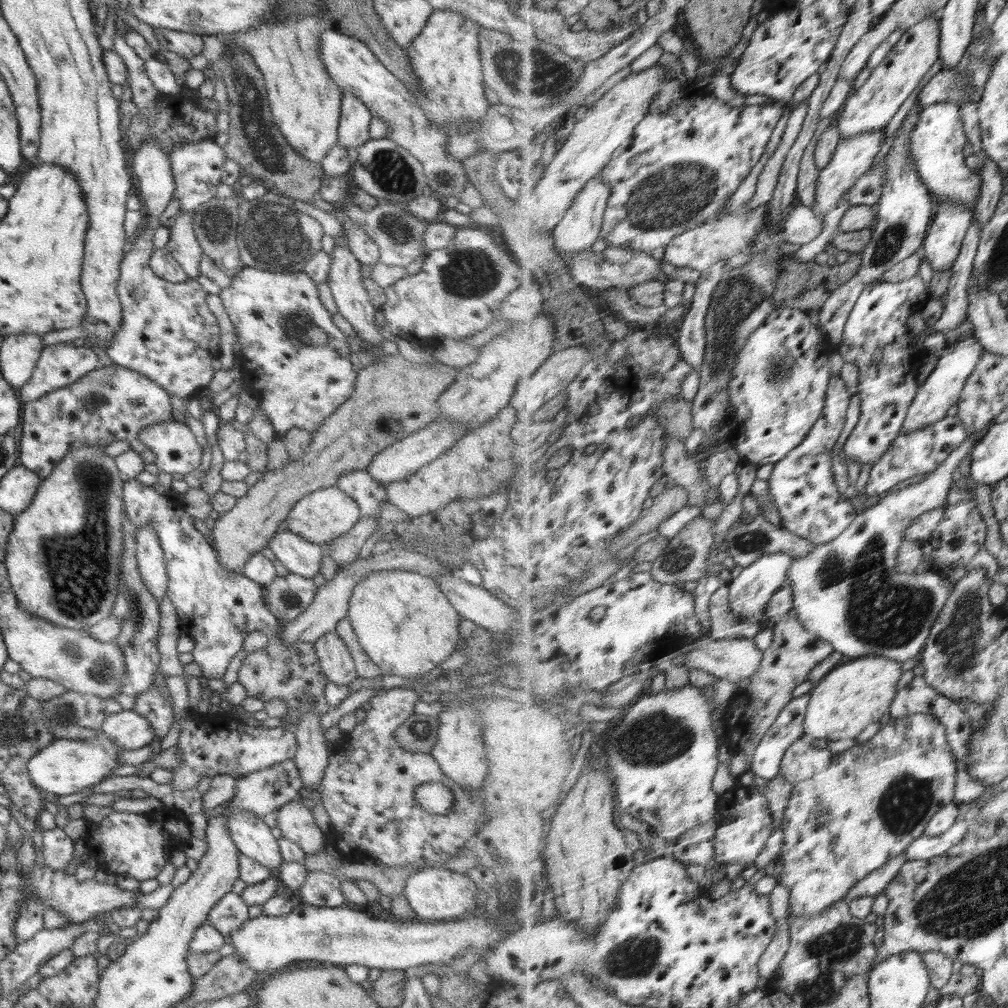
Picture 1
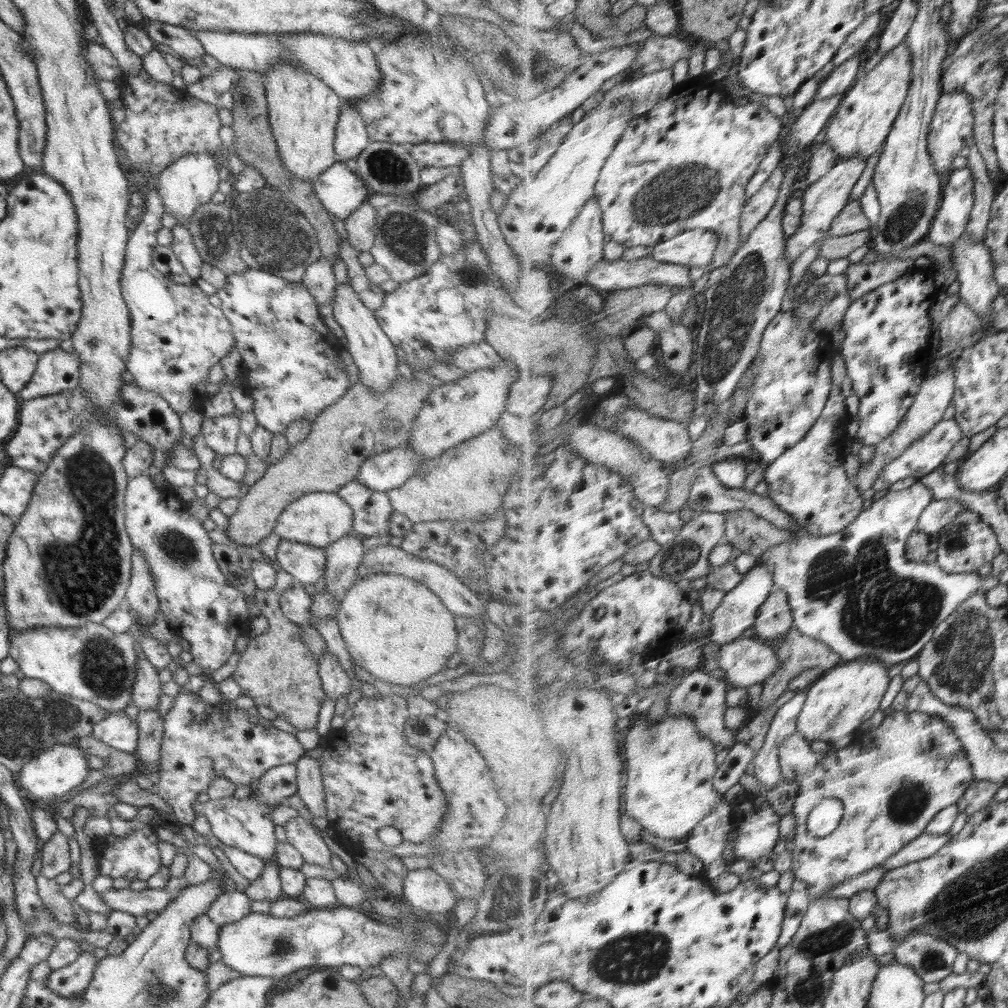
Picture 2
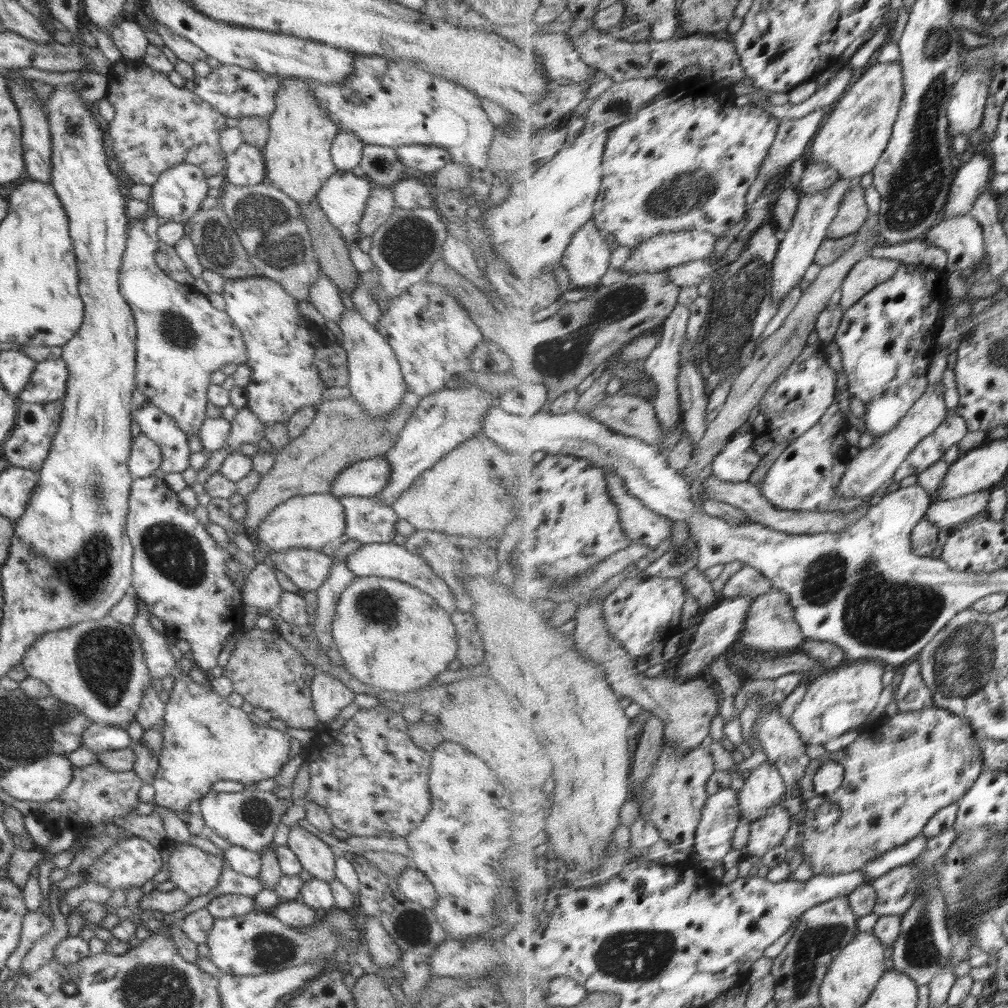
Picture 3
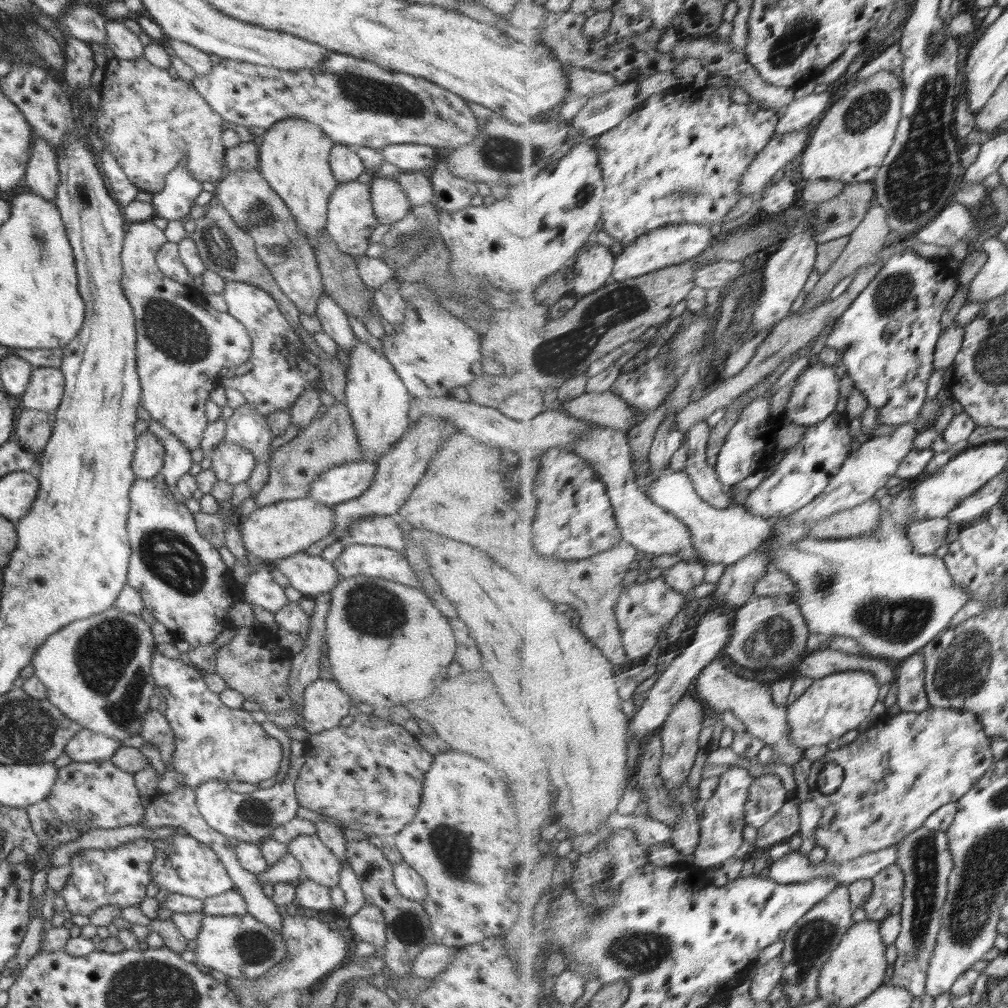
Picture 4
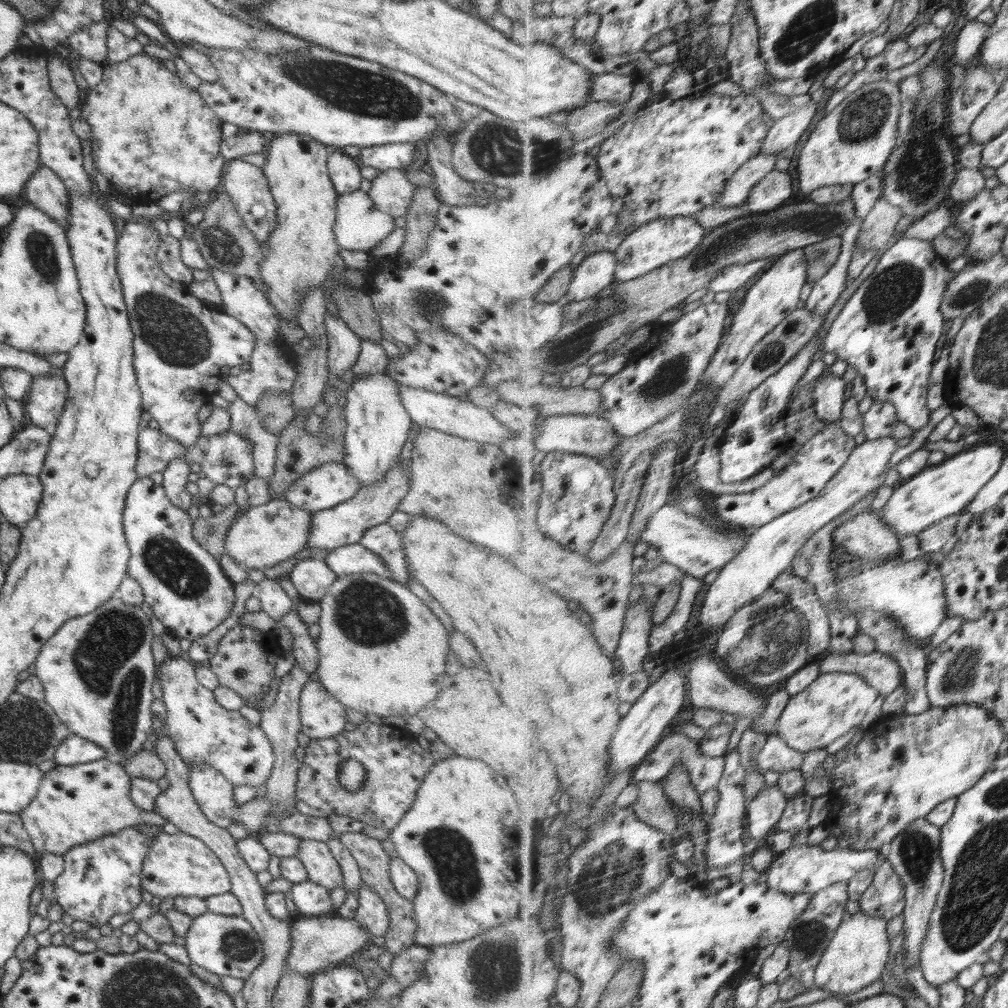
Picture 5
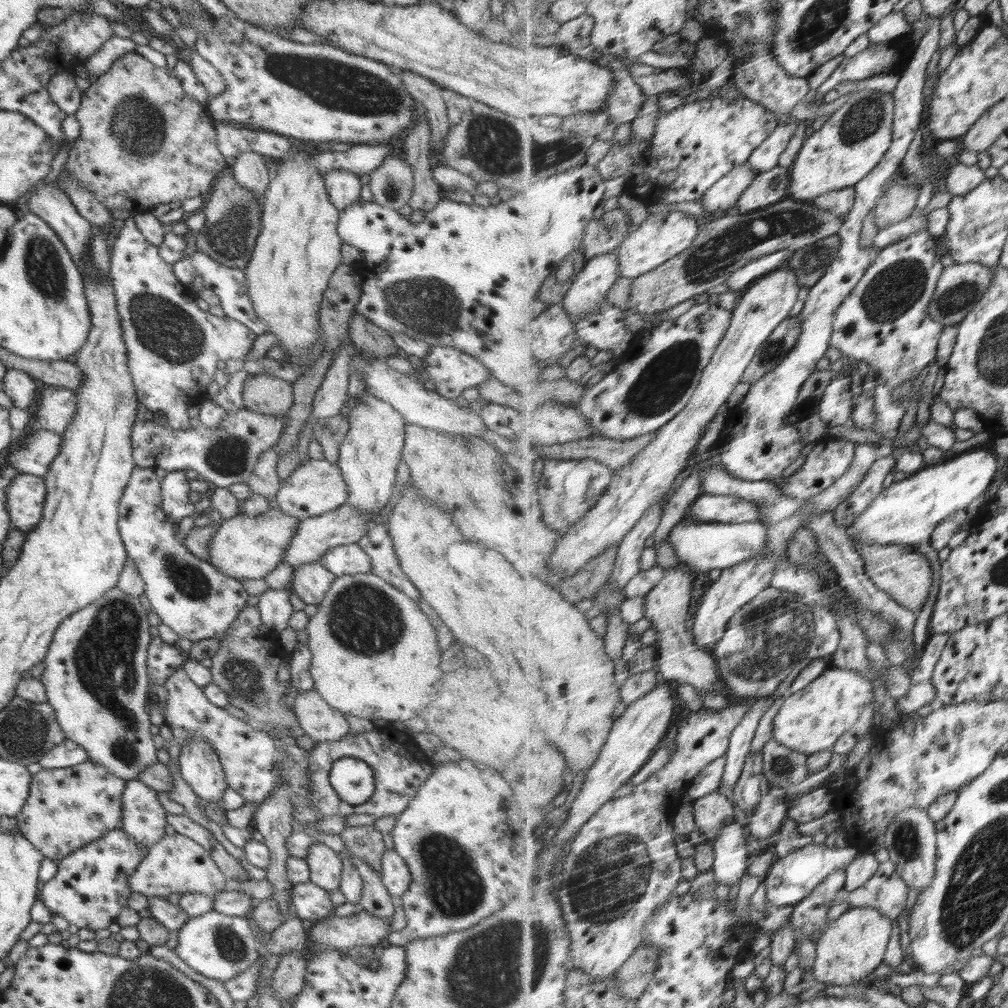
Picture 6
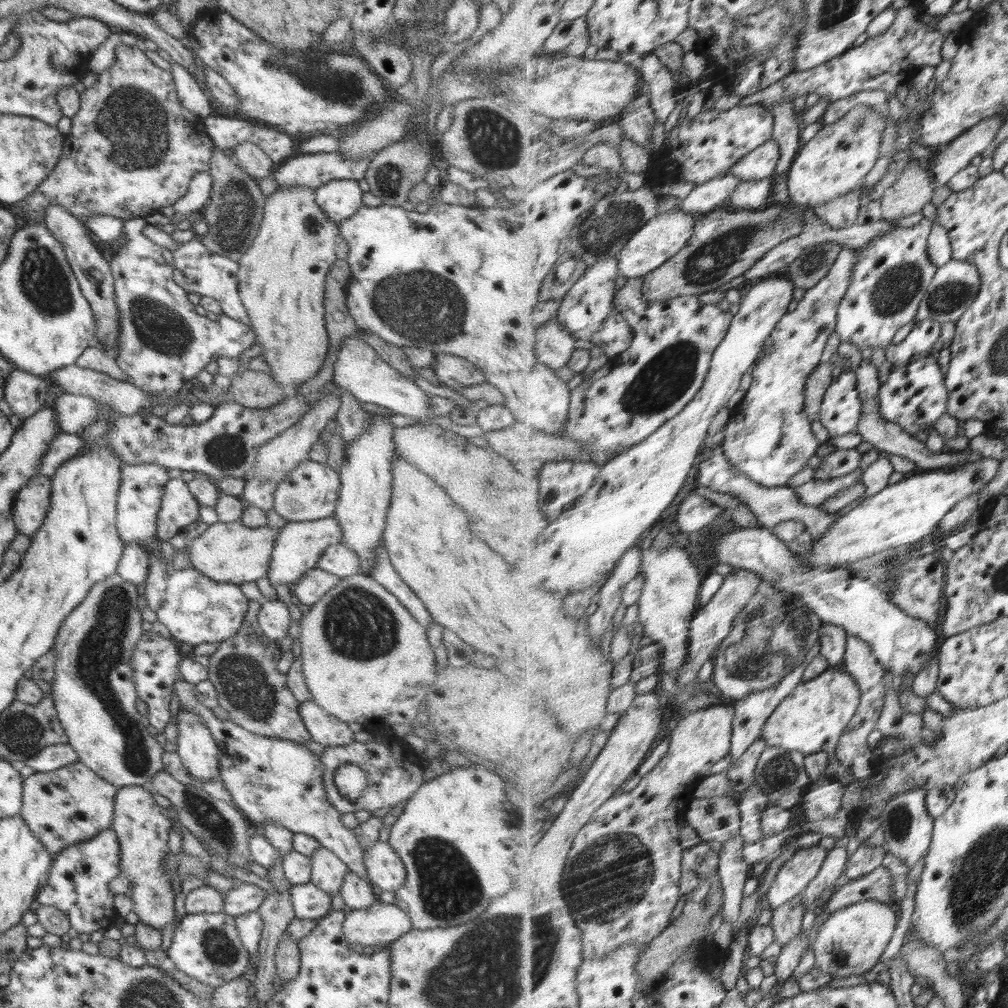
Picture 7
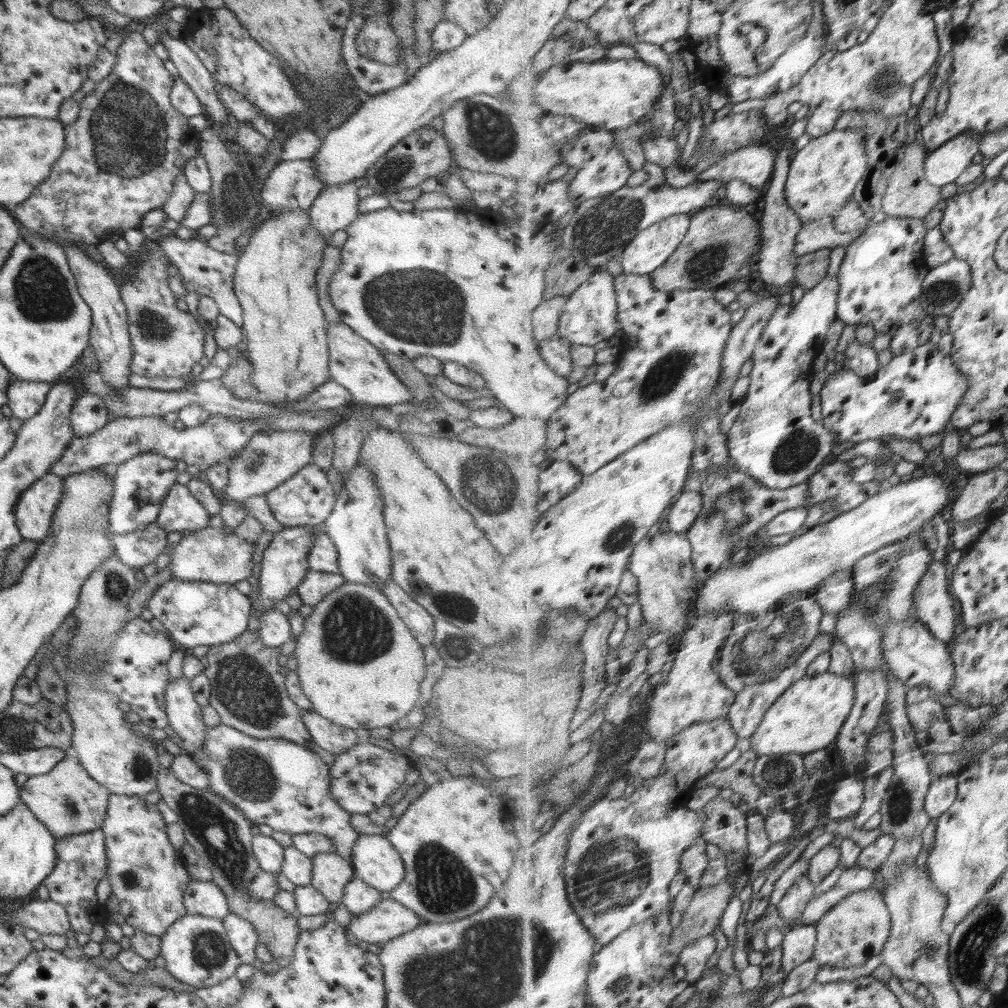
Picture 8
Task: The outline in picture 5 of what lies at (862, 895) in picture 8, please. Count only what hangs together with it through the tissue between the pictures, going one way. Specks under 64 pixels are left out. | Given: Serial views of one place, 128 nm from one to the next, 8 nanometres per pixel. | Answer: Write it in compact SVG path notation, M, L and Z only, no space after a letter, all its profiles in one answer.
M860 910L854 915L848 916L839 928L827 954L823 956L823 962L816 971L816 986L833 992L836 997L850 996L853 992L859 992L872 984L879 982L882 974L888 968L890 962L890 921L885 915L870 916Z

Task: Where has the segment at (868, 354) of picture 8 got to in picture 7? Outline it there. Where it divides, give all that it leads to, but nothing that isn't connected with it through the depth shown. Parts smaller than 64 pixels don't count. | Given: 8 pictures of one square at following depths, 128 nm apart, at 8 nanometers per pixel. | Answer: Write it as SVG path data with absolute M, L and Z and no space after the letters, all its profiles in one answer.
M862 360L858 369L859 377L859 396L864 402L863 417L861 418L857 433L861 434L866 442L870 442L878 451L885 451L889 454L905 456L914 459L920 468L924 470L935 470L944 468L954 468L960 465L971 463L975 460L983 459L983 454L976 450L966 449L958 452L934 452L930 450L927 443L918 441L915 435L906 432L904 427L893 423L891 420L883 417L883 412L880 410L880 397L883 382L880 380L880 368L876 364L872 364L870 360Z

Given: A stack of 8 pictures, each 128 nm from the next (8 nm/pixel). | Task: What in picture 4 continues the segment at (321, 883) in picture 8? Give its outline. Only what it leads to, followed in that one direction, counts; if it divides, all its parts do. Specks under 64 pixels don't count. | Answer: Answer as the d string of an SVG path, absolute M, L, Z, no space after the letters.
M316 835L296 836L287 847L288 853L300 862L306 878L328 888L338 886L340 860Z

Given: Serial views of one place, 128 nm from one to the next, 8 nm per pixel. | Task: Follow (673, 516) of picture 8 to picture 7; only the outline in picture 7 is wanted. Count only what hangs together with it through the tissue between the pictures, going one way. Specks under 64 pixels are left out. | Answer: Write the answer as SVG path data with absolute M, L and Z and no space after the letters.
M689 490L680 500L678 525L682 532L695 536L706 526L716 522L726 511L712 500Z

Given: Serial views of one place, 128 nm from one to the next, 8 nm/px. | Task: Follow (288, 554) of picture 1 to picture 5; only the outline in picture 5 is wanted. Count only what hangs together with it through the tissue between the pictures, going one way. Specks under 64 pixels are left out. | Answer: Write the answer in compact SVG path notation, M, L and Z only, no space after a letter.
M305 558L300 559L287 578L293 582L300 596L320 601L337 576L322 558Z

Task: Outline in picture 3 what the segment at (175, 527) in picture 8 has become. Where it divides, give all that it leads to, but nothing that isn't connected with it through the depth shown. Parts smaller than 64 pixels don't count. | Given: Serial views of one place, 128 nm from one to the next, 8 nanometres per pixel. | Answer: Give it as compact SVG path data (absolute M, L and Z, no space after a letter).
M147 400L141 408L133 410L132 419L140 426L142 434L162 448L159 466L162 472L182 473L190 467L188 436L171 416Z

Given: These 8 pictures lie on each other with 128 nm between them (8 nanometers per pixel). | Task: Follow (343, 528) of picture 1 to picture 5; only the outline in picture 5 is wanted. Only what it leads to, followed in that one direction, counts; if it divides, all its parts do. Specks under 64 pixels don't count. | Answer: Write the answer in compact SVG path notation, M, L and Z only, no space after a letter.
M284 498L268 501L241 511L226 537L226 553L247 572L251 568L264 570L284 562L307 546L313 512L295 507Z

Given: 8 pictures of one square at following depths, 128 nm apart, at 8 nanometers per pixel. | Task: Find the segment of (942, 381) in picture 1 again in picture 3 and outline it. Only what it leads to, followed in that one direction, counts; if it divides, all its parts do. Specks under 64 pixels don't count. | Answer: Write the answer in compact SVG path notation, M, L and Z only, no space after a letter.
M939 382L929 385L926 395L920 398L904 420L892 432L877 438L874 444L852 459L843 484L839 488L839 497L845 499L863 499L872 497L888 480L892 480L902 463L916 450L927 436L934 434L949 418L946 406L946 384Z

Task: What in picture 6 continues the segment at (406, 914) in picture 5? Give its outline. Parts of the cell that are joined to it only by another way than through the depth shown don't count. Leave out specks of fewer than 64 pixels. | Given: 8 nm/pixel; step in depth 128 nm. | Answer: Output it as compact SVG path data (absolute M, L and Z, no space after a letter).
M372 825L346 827L340 834L350 854L370 864L380 874L380 864L385 851L383 834Z

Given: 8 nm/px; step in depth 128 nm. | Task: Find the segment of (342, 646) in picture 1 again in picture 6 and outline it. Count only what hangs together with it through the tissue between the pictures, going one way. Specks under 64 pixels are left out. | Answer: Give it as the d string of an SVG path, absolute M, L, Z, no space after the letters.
M315 688L297 692L292 710L304 735L314 742L338 741L353 733L344 714L326 703Z

